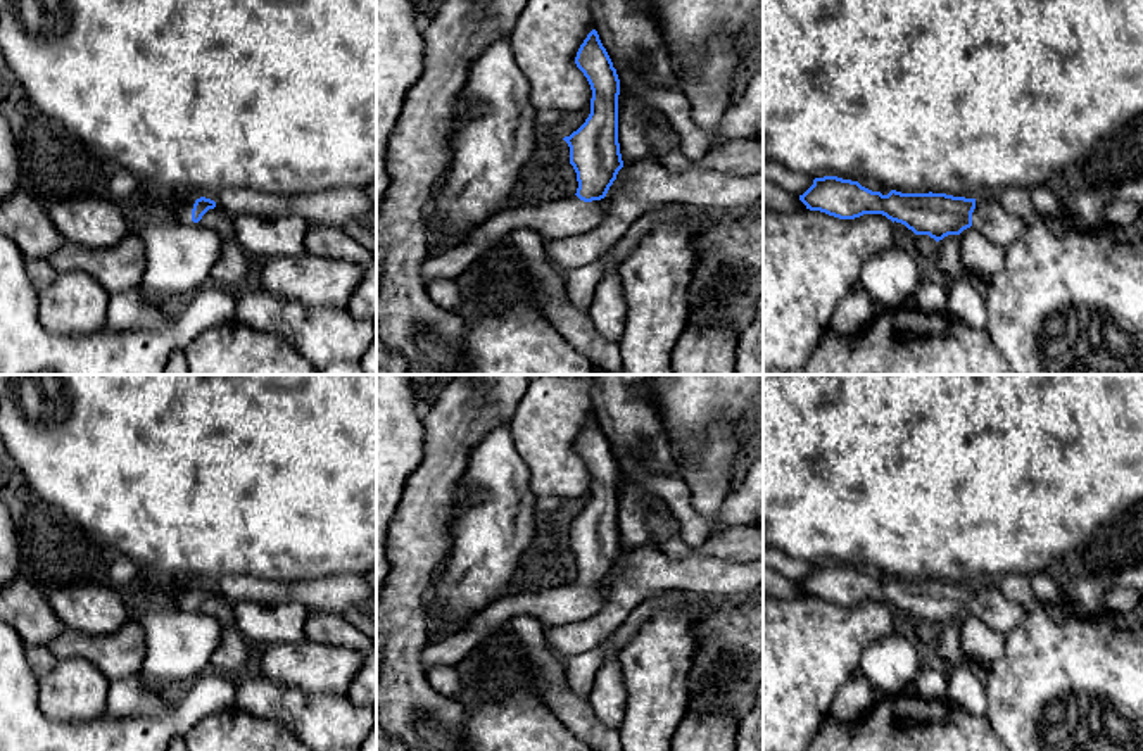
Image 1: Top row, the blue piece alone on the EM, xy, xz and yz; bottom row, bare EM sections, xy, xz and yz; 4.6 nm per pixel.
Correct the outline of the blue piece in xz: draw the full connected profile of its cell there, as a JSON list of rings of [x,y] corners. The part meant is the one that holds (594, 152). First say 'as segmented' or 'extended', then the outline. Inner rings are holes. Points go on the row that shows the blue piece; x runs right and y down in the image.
extended; [[[596,29],[580,45],[575,64],[592,90],[589,117],[563,138],[577,173],[577,193],[537,207],[509,204],[454,247],[430,256],[421,266],[423,281],[456,280],[516,228],[530,228],[553,240],[585,235],[608,218],[606,193],[623,167],[618,143],[620,79]]]

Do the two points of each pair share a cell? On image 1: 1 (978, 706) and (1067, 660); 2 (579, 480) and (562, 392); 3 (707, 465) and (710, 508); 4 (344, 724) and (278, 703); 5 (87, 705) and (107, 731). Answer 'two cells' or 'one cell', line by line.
1: two cells
2: one cell
3: one cell
4: one cell
5: two cells

